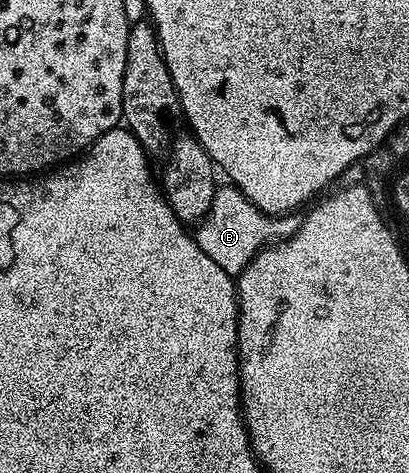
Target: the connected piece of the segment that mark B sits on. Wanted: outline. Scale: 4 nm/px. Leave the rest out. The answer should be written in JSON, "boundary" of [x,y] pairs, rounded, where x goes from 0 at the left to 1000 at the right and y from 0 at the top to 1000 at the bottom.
{"boundary":[[[538,391],[528,397],[513,442],[474,488],[484,526],[504,535],[528,558],[543,560],[553,577],[570,586],[611,560],[611,552],[645,522],[707,505],[724,488],[726,465],[714,459],[667,459],[631,444],[579,395]]]}

